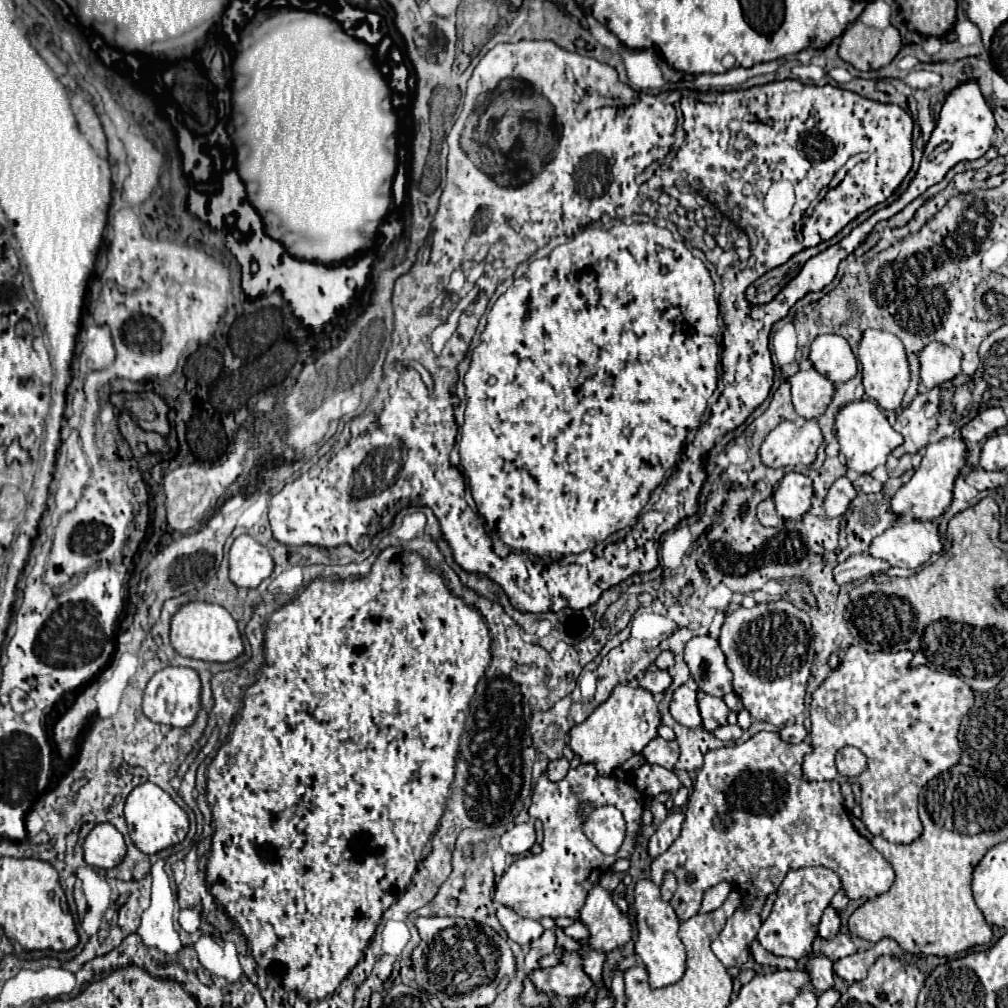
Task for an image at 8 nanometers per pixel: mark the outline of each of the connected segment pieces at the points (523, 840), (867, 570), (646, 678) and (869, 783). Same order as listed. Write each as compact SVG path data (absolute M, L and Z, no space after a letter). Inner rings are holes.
M532 823L514 825L502 835L502 849L508 851L510 855L526 855L534 843L536 843L536 833Z
M862 553L862 555L852 555L850 559L846 559L844 563L840 563L834 569L834 579L838 585L856 581L856 579L866 579L872 577L880 571L888 571L892 565L888 561L870 557L870 553Z
M652 667L652 669L648 669L646 673L640 675L638 683L640 683L640 687L644 687L644 689L648 689L650 693L658 695L658 693L664 693L664 691L672 685L672 677L670 677L668 671L664 671L664 669L654 669L654 667Z
M848 647L838 669L818 687L812 695L810 717L812 717L812 745L814 751L804 757L804 779L806 781L837 781L858 783L862 787L862 821L872 835L880 835L890 843L908 845L916 841L924 827L918 817L918 795L922 787L938 773L954 767L960 759L958 727L962 717L974 703L972 689L956 675L938 673L926 665L912 667L912 653L868 653L862 647ZM852 745L860 749L868 765L858 777L844 777L838 773L834 755L838 749Z

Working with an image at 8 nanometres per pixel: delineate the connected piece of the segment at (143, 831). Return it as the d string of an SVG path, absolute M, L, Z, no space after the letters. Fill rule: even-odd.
M142 783L128 795L124 815L126 815L132 843L146 855L156 855L160 851L166 851L172 845L182 843L188 835L186 811L180 805L176 805L172 797L154 783Z

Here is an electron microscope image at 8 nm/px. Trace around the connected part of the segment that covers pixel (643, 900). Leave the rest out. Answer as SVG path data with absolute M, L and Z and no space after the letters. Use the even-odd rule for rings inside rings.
M648 879L638 881L634 889L634 897L636 897L634 907L636 907L636 931L638 931L636 953L640 955L640 959L644 961L650 973L650 985L652 987L674 985L676 981L682 979L686 971L686 947L682 945L678 937L680 921L674 909L666 901L662 901L660 885L656 885L654 881L648 881Z

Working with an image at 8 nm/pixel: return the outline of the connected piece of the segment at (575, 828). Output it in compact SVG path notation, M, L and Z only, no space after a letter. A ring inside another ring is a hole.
M582 763L576 769L570 769L568 775L552 783L546 775L542 775L532 793L532 805L528 809L530 817L542 821L544 841L540 855L526 855L510 865L510 869L498 881L494 901L512 907L520 917L542 919L542 917L570 917L578 919L580 909L588 891L598 883L602 873L612 867L612 863L620 857L630 857L634 851L634 835L640 829L640 815L644 811L644 795L636 787L632 777L604 777L598 775L594 765ZM590 801L594 807L614 805L622 811L626 819L626 841L618 849L618 853L606 857L588 841L582 832L582 821L578 819L578 803Z

